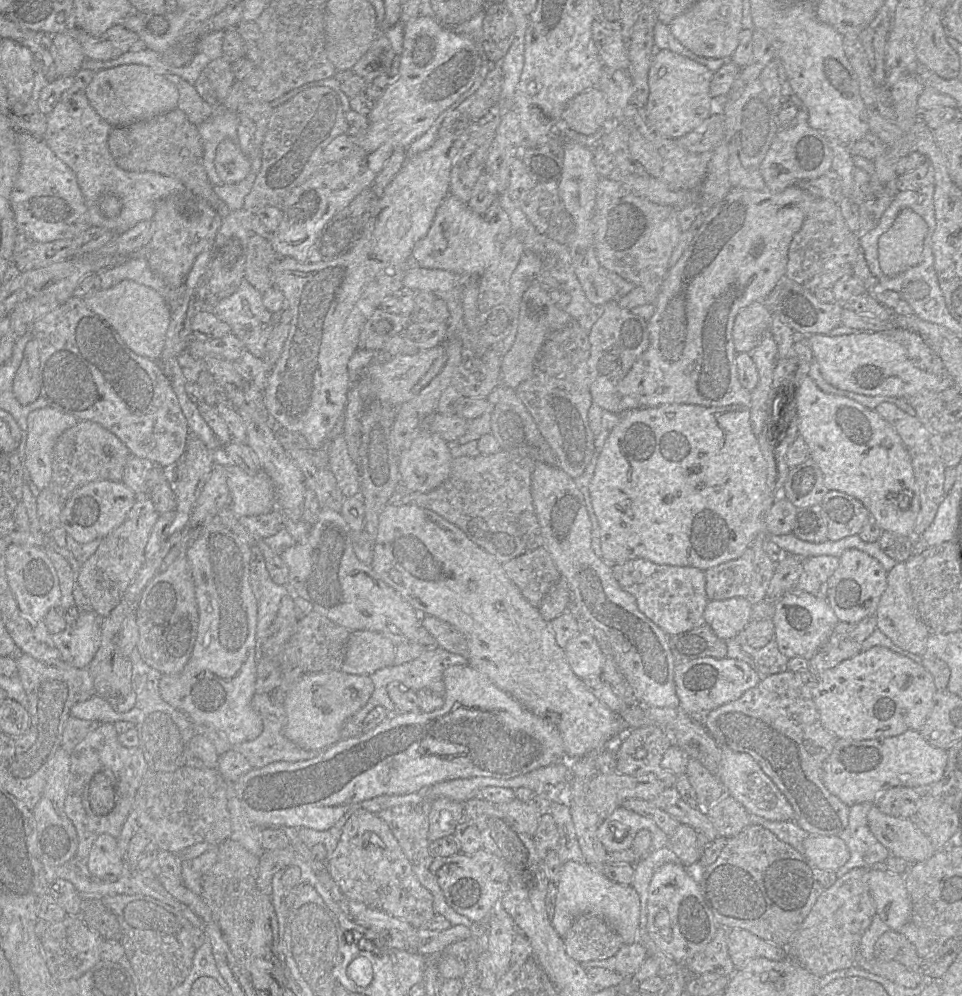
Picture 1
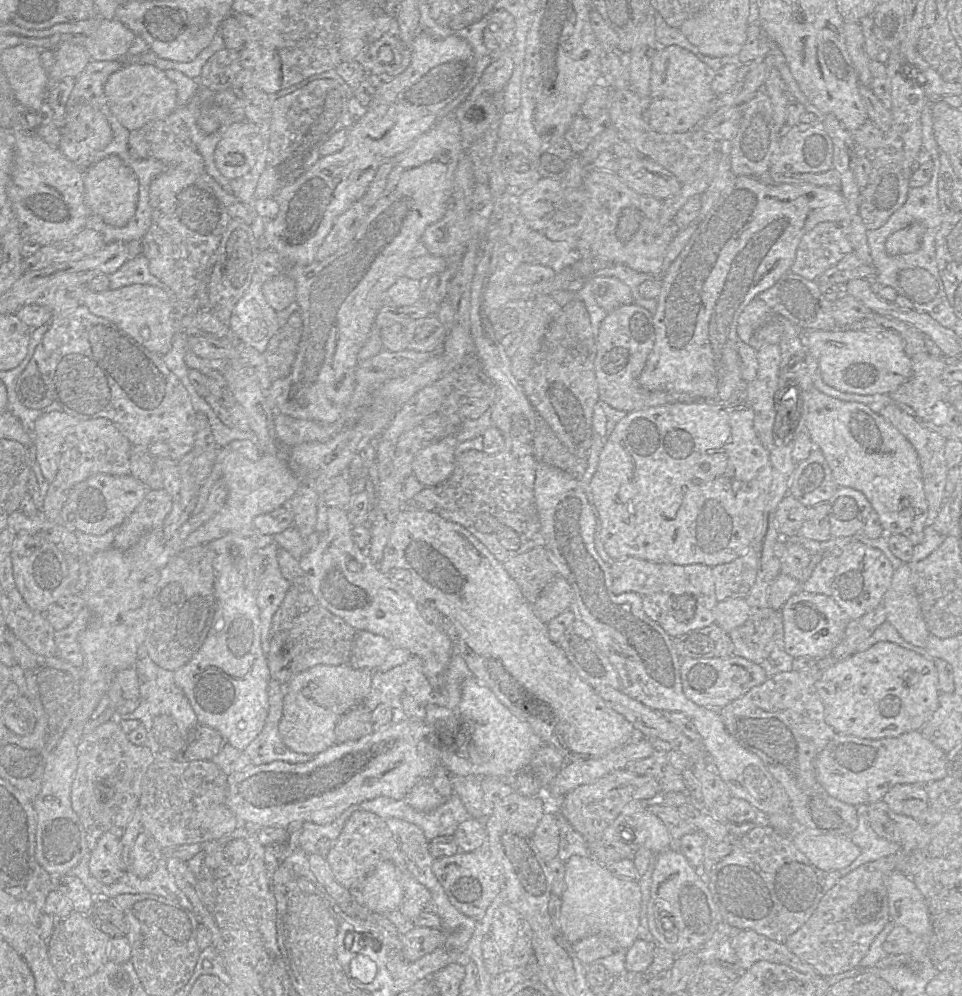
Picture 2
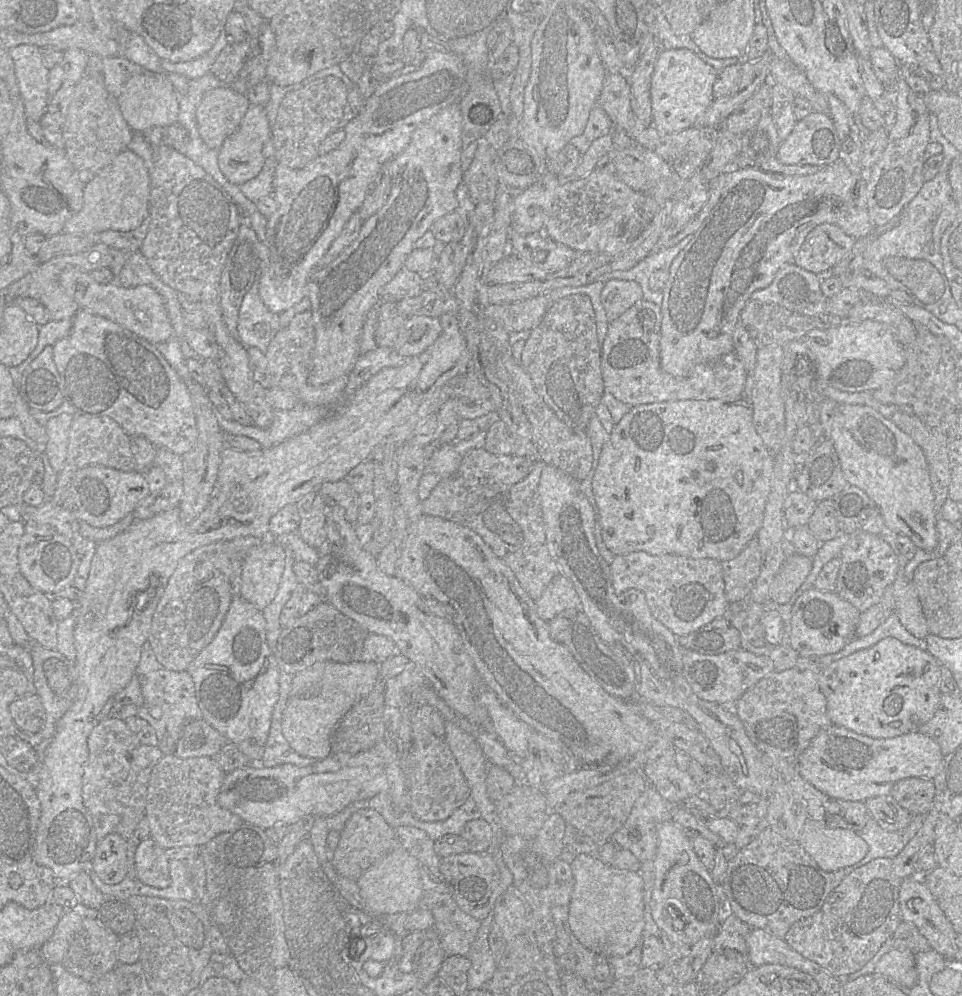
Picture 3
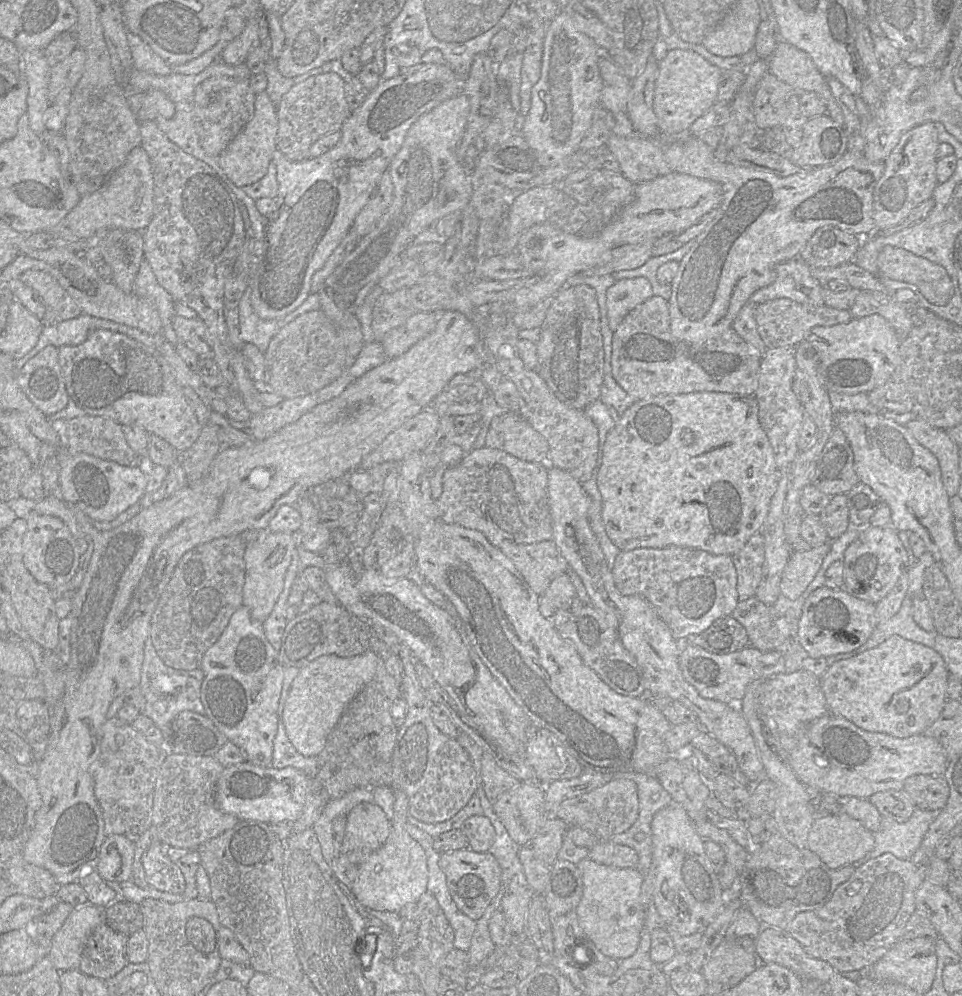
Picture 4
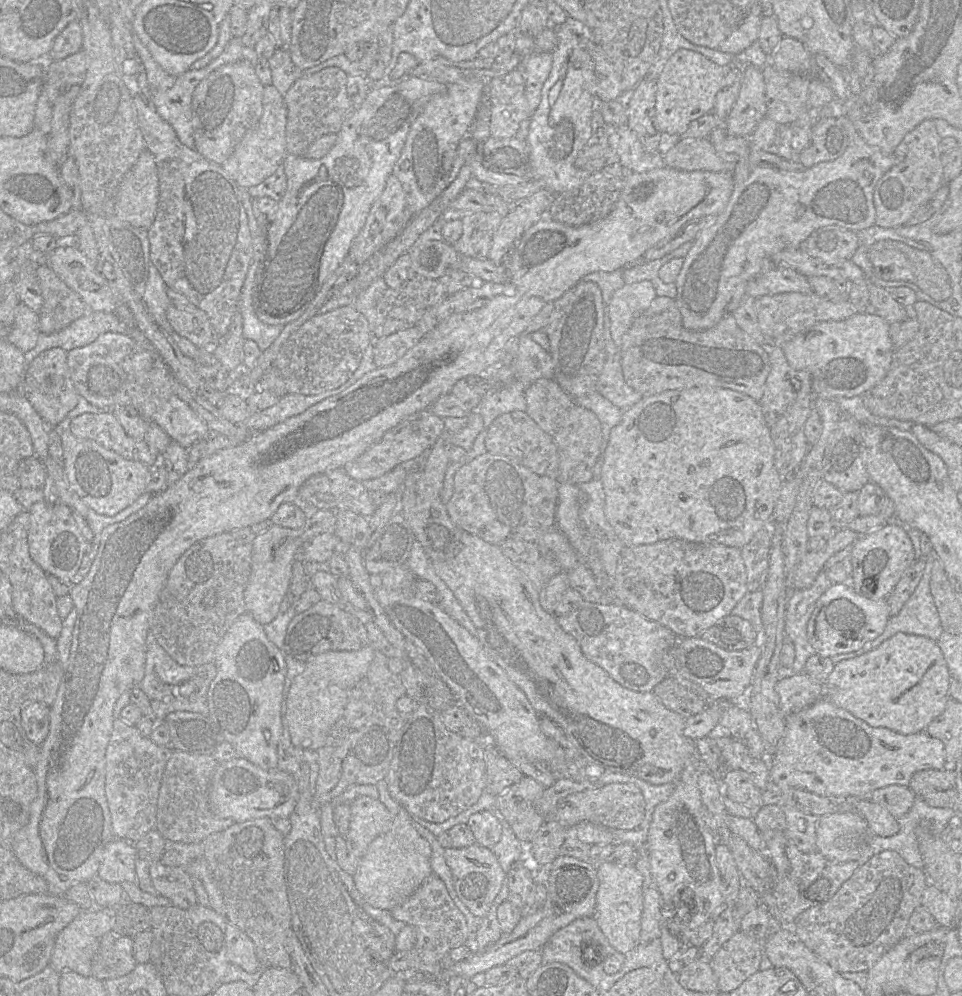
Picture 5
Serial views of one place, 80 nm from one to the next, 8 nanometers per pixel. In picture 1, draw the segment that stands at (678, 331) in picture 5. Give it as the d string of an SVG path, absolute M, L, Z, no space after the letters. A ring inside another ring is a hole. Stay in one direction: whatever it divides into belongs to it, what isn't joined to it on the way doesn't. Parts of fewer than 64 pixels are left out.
M613 300L605 305L603 315L593 325L588 337L589 386L592 402L602 410L621 415L623 408L617 386L649 346L648 321L632 310L621 308L618 301Z

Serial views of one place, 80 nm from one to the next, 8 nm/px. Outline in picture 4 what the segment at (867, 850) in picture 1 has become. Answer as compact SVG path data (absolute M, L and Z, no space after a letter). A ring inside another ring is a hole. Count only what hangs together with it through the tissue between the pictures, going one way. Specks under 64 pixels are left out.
M915 807L912 816L904 823L898 823L887 817L881 818L874 837L873 849L861 860L853 863L854 868L862 866L871 859L884 853L891 853L901 860L910 860L940 810L926 811Z

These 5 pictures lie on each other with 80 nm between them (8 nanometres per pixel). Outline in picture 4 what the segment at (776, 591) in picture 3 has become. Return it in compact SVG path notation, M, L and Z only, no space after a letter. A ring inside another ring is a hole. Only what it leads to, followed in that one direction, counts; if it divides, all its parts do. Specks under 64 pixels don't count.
M830 541L807 551L793 551L783 571L781 595L795 600L800 597L815 578L830 550Z

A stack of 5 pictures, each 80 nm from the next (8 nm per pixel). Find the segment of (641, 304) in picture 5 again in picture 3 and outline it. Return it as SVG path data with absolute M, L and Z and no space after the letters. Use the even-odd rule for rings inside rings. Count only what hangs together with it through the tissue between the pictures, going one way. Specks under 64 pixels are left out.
M623 279L606 281L600 295L609 322L620 317L627 309L642 299L641 285L636 281Z

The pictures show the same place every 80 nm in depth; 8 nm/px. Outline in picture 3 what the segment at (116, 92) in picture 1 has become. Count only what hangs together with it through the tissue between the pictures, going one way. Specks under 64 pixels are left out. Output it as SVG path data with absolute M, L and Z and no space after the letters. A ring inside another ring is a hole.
M145 71L132 76L116 98L119 109L135 133L143 133L155 126L169 126L177 122L179 100L172 82L165 72Z

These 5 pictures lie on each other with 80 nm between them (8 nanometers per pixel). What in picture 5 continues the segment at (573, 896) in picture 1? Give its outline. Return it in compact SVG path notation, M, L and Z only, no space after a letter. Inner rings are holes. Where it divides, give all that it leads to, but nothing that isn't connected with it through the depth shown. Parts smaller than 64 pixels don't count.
M602 862L596 865L599 888L593 918L611 947L622 954L634 949L640 942L643 912L643 876L634 865L616 865Z

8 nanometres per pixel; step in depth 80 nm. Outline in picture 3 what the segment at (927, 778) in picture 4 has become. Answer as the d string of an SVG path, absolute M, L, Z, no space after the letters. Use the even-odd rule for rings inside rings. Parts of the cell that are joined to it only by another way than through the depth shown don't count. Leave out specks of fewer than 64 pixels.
M911 777L897 782L890 795L913 815L926 815L935 796L933 779Z

